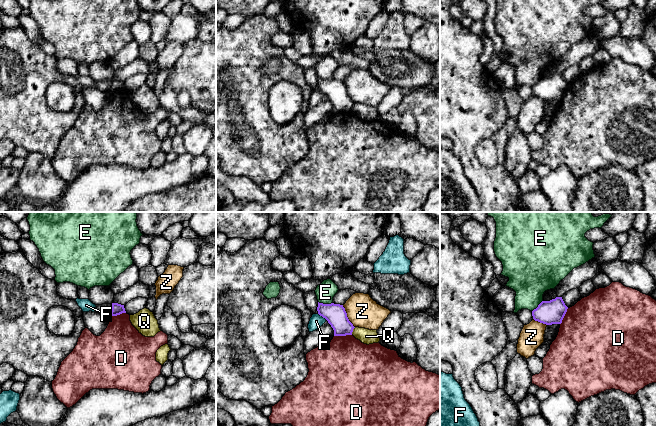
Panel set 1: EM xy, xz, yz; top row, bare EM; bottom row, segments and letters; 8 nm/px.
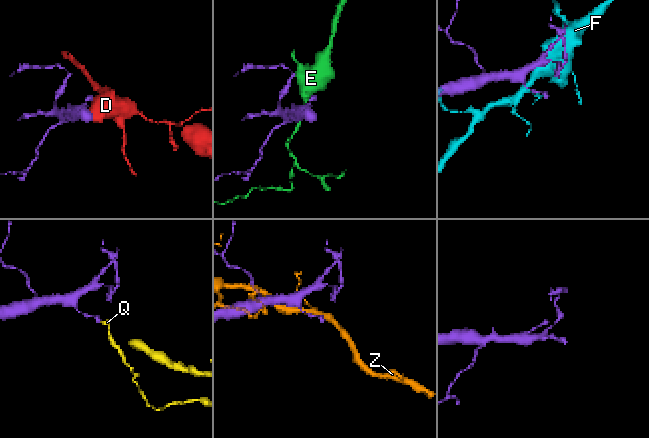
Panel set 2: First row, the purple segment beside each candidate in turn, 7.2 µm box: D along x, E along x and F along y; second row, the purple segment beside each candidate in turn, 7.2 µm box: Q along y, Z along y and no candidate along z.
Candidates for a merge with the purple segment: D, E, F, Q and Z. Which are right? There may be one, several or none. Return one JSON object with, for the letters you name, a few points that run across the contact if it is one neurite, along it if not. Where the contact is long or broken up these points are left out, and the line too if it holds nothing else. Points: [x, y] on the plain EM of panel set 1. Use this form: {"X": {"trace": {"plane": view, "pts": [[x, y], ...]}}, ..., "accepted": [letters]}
{"accepted": []}

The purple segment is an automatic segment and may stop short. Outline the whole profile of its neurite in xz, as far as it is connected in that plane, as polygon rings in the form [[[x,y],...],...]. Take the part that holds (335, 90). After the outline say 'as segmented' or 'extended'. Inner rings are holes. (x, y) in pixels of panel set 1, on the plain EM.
[[[318,78],[318,90],[325,94],[334,106],[334,112],[352,111],[353,100],[349,97],[343,81]]]; as segmented

